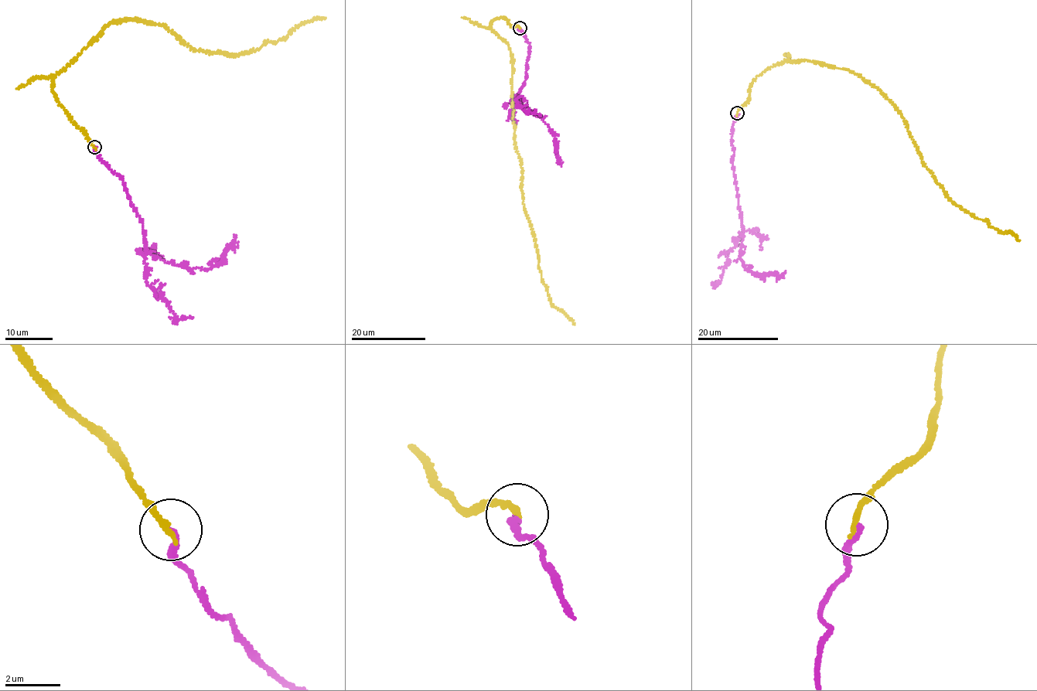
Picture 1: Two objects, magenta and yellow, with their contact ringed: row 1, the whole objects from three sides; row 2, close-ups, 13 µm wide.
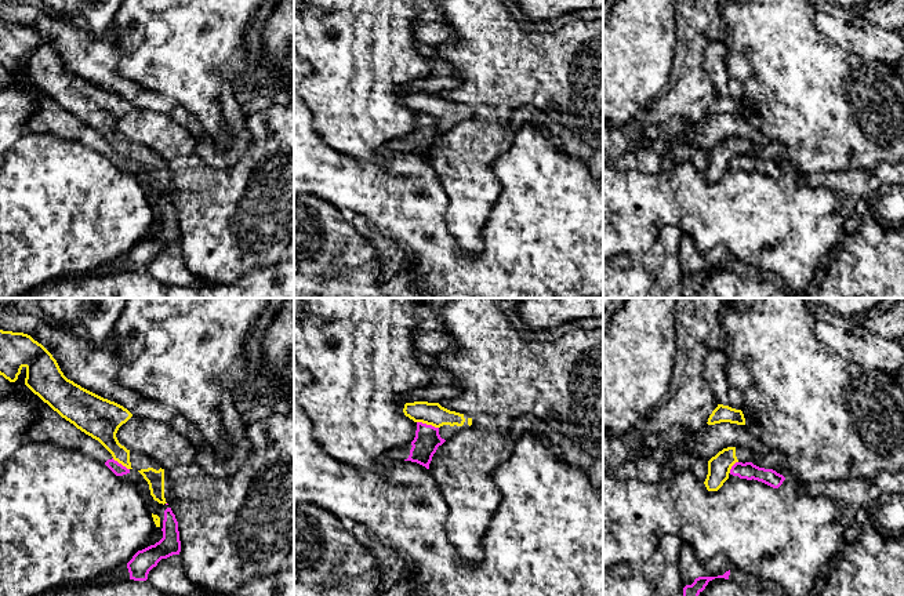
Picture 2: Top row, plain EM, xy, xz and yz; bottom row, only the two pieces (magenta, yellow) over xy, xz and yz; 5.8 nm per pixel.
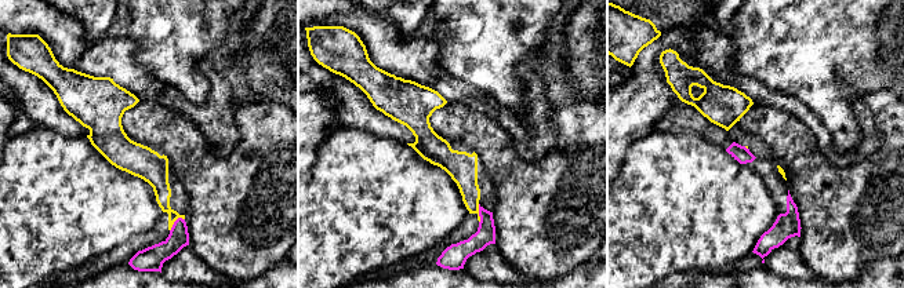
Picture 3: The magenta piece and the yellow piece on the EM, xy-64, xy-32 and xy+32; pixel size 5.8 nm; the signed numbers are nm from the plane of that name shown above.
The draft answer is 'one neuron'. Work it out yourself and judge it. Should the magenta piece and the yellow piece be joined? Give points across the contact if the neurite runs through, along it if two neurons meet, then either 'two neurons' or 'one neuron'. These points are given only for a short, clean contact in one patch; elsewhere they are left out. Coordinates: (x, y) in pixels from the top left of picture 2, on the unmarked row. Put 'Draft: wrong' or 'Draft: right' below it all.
along xz (417, 112), (438, 119) | two neurons
Draft: wrong

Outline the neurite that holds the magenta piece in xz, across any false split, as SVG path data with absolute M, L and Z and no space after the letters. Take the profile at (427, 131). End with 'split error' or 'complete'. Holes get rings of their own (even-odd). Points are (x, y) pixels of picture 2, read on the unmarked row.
M417 113L414 131L410 135L389 142L388 148L391 150L417 153L429 160L433 145L444 132L439 126L439 119Z; split error

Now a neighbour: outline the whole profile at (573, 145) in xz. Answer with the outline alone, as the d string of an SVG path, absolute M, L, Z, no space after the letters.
M531 105L522 106L512 112L509 123L515 130L533 123L558 150L564 150L573 159L582 160L592 178L603 183L603 150L588 146L573 131L555 123L547 113Z

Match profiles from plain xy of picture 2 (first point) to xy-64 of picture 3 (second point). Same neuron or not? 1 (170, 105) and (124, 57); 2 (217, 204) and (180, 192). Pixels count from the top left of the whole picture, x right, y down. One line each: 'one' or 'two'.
1: one
2: two

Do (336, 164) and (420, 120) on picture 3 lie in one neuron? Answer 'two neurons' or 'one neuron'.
two neurons

